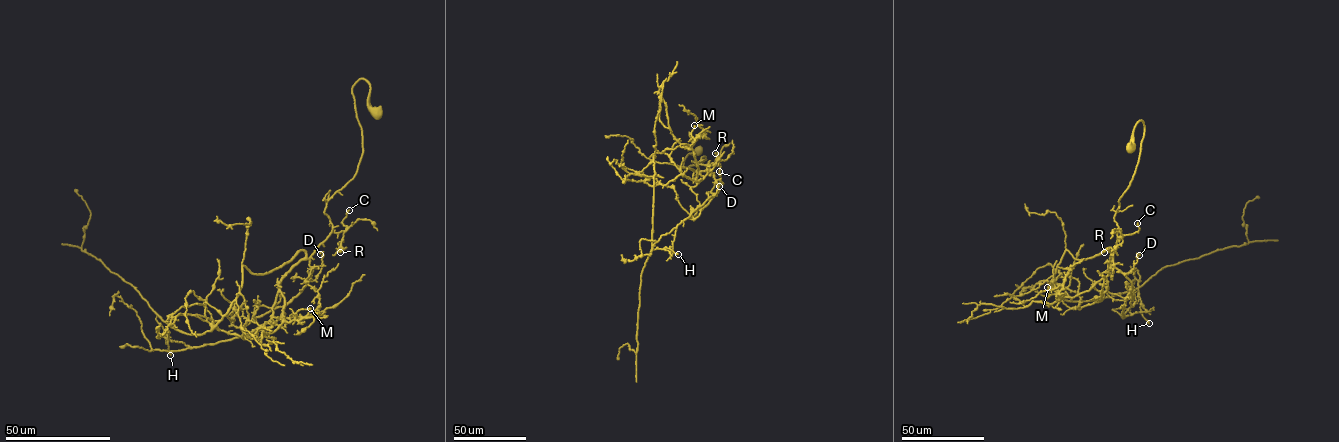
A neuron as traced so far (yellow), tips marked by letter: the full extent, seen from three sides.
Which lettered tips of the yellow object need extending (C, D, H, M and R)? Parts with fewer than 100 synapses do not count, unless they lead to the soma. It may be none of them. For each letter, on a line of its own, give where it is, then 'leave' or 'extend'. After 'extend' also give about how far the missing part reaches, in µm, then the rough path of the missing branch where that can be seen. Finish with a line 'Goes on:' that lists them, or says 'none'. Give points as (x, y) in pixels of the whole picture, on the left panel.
C: (349, 210) | leave
D: (320, 254) | leave
H: (170, 355) | leave
M: (310, 308) | leave
R: (340, 252) | leave
Goes on: none

